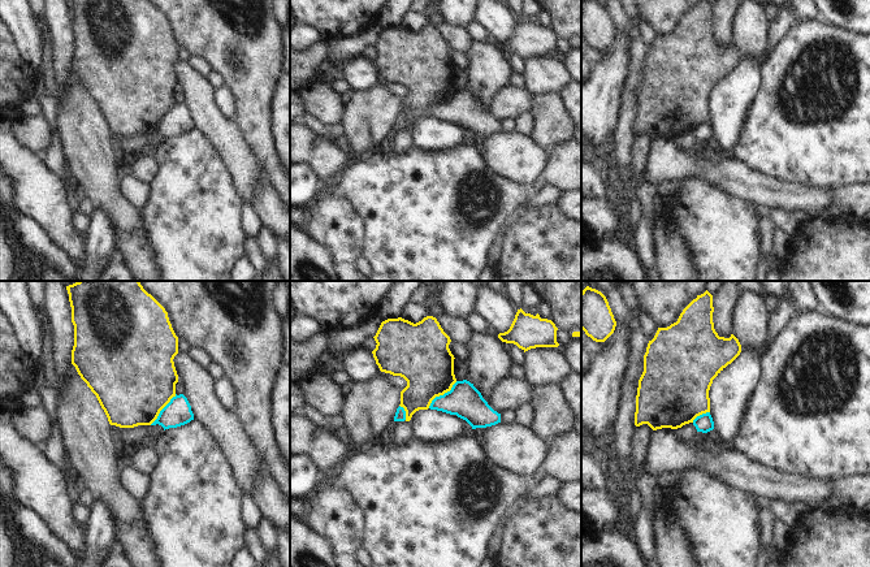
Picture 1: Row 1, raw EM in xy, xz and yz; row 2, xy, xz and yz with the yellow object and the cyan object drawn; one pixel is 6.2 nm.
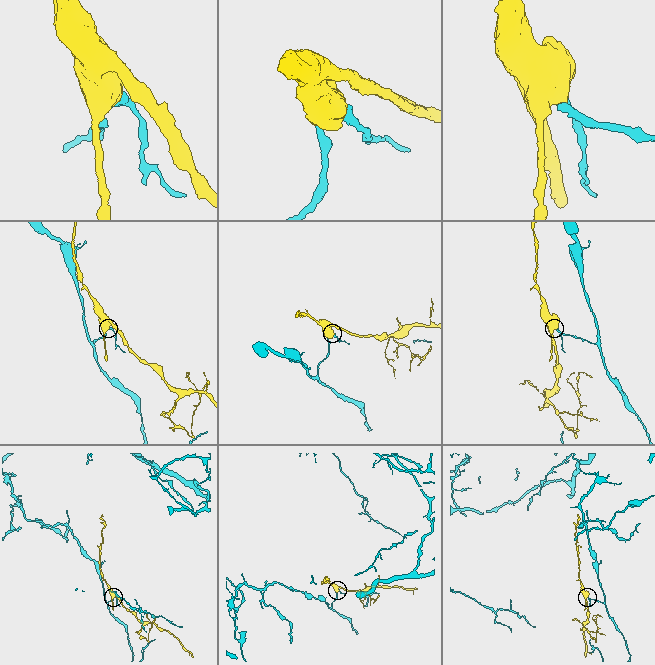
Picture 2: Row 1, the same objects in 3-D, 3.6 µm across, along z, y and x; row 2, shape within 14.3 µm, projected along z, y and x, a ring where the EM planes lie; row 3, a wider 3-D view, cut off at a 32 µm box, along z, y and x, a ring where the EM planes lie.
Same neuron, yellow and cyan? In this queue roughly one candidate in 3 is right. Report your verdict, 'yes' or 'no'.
no

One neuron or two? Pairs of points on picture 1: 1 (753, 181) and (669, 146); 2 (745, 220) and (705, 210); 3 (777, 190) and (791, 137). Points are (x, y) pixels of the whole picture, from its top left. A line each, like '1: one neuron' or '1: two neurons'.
1: one neuron
2: one neuron
3: two neurons

